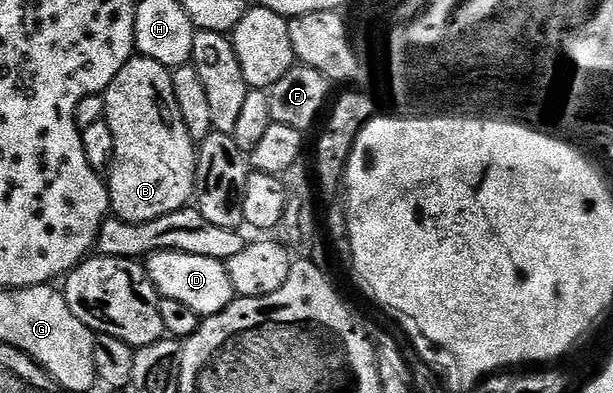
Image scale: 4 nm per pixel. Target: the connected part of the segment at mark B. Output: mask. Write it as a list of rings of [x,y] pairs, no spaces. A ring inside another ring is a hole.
[[[136,54],[118,70],[102,94],[104,119],[114,134],[114,158],[106,176],[108,203],[115,219],[150,222],[189,207],[196,190],[197,145],[178,110],[172,72]]]

